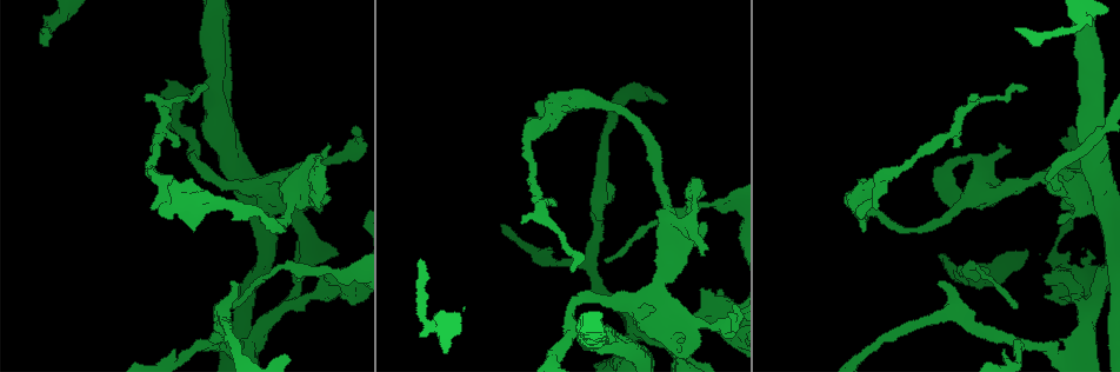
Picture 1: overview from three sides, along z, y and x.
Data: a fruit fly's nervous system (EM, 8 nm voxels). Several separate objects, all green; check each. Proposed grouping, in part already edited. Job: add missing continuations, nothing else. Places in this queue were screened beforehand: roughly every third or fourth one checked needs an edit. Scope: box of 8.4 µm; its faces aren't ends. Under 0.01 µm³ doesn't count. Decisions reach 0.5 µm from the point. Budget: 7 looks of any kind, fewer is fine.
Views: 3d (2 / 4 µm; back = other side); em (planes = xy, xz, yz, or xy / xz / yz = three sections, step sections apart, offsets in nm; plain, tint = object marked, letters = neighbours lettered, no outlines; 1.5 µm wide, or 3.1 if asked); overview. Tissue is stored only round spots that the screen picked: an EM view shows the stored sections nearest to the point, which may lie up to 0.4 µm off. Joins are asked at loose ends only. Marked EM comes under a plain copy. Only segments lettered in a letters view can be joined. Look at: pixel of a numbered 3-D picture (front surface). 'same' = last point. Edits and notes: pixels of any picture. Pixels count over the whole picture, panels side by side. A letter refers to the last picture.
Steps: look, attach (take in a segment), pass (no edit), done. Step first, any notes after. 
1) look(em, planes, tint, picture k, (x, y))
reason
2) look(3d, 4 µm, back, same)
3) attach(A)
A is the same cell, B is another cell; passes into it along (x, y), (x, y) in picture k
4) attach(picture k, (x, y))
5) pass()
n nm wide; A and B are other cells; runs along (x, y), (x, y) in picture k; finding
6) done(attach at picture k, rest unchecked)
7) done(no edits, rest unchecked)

look(em, planes, letters, picture 1, (1068, 128))
branch stops here

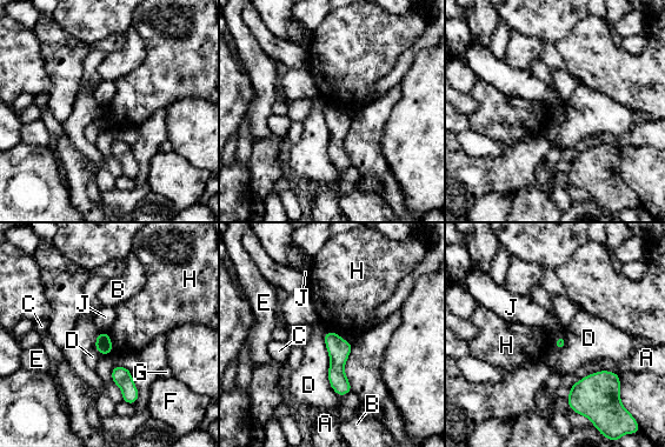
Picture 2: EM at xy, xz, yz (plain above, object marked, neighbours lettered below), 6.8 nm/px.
pass()
A, B, C, D, E, F, G, H and J are other cells; runs along (328, 334), (343, 392) in picture 2; no lettered segment goes on from it

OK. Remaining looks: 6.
look(em, planes, tint, picture 1, (977, 95))
an open end

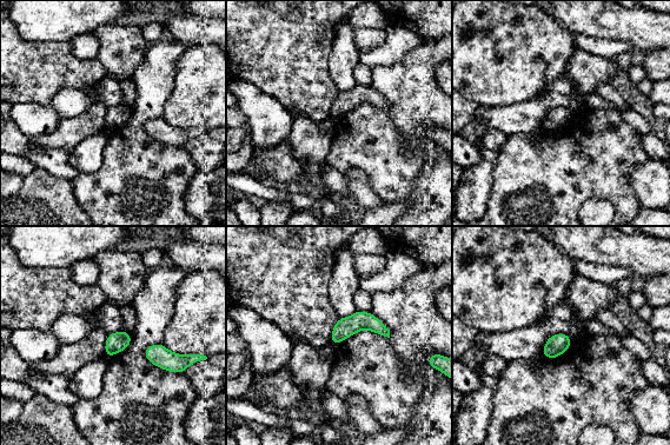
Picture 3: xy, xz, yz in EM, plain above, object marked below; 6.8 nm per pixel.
look(em, planes, letters, same)

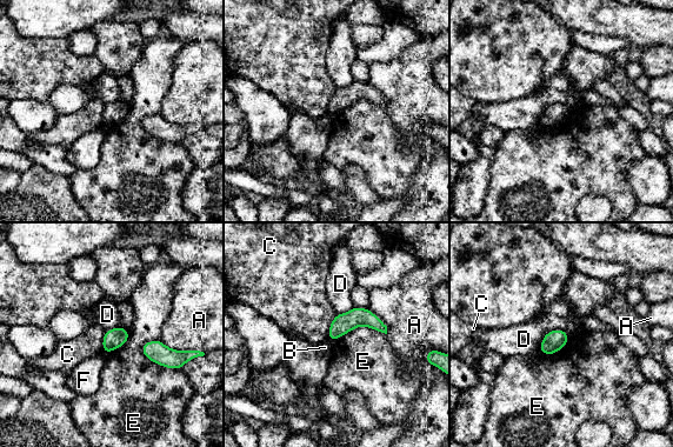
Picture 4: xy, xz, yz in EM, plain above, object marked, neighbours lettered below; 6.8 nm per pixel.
pass()
A, B, C, D, E and F are other cells; border along (141, 345), (152, 361), (180, 369) in picture 4; no lettered segment goes on from it

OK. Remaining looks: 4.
look(em, planes, letters, picture 1, (44, 27))
an open end

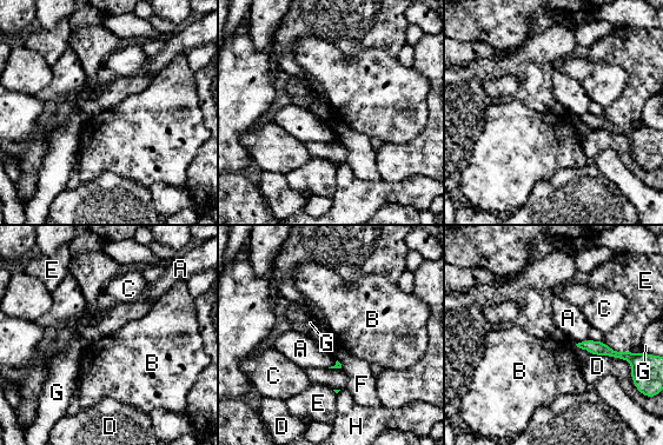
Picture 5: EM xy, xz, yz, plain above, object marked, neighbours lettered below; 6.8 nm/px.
pass()
A, B, C, D, E, F, G and H are other cells; border along (587, 338), (576, 344) in picture 5; no lettered segment goes on from it

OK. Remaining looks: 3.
done(no edits, rest unchecked)

